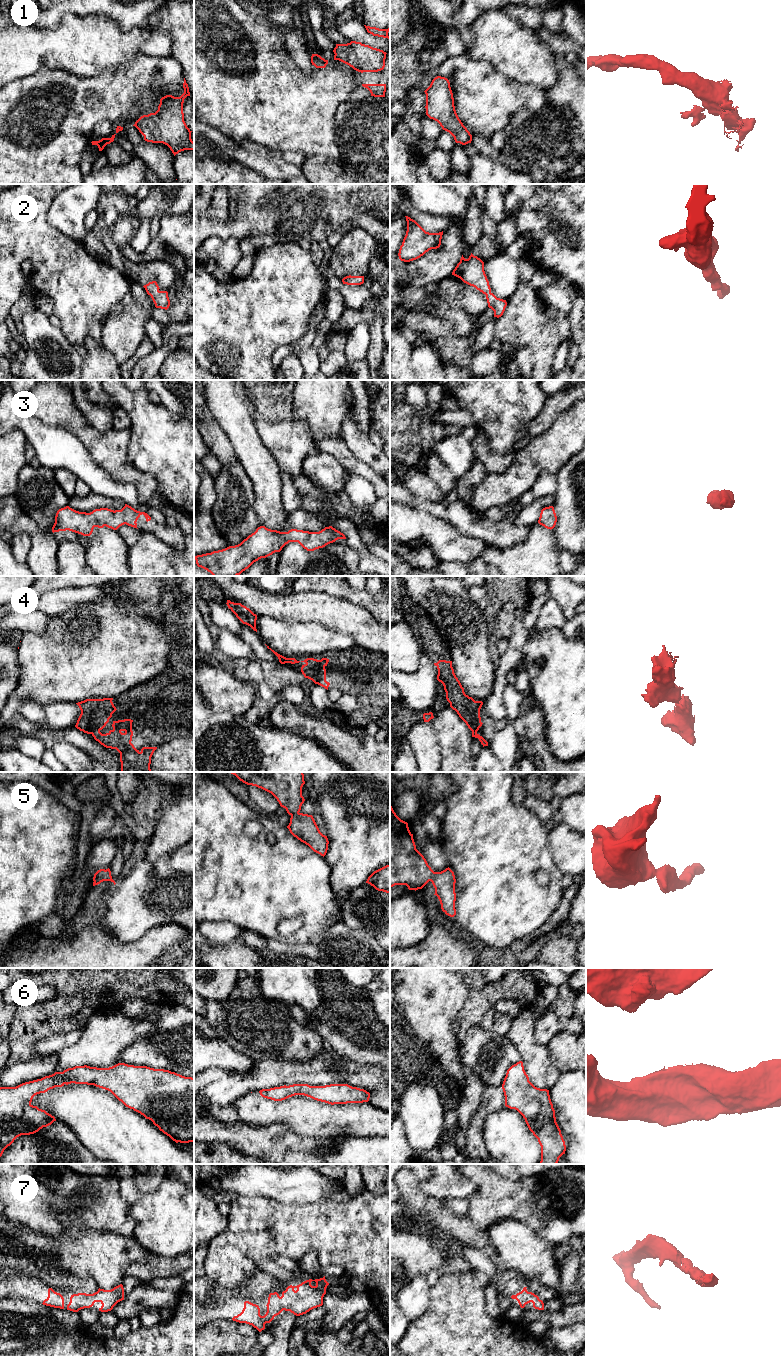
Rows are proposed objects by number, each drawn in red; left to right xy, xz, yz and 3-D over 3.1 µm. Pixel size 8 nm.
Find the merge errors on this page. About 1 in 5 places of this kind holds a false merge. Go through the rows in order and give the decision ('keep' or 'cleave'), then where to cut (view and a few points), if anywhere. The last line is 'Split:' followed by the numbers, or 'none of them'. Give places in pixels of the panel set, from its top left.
1: keep; no cut
2: keep; no cut
3: keep; no cut
4: keep; no cut
5: keep; no cut
6: keep; no cut
7: keep; no cut
Split: none of them

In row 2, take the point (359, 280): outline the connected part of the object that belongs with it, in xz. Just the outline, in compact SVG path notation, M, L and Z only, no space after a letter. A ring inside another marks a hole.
M346 276L342 279L343 284L361 285L364 283L364 276Z

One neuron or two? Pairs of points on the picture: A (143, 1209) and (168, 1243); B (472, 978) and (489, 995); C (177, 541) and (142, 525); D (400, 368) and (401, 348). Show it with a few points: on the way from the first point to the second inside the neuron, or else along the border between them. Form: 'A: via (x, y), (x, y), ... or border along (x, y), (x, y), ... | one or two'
A: via (151, 1217), (168, 1235) | one
B: border along (502, 978), (489, 982), (480, 988), (470, 988) | two
C: via (168, 534), (151, 526) | one
D: via (400, 363), (400, 353) | one

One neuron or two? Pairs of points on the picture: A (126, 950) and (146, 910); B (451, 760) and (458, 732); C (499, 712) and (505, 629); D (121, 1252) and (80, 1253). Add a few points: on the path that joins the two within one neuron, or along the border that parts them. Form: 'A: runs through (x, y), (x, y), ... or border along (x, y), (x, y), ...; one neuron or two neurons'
A: border along (151, 928), (129, 942), (121, 942), (109, 932); two neurons
B: runs through (451, 753), (450, 747), (455, 742), (455, 739); one neuron
C: border along (516, 617), (513, 623), (513, 634), (508, 639); two neurons
D: runs through (111, 1253), (90, 1253); one neuron

